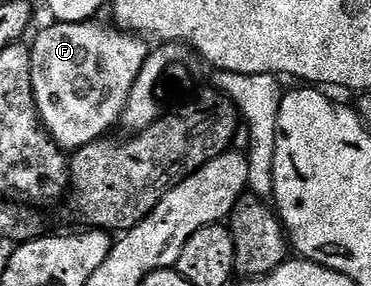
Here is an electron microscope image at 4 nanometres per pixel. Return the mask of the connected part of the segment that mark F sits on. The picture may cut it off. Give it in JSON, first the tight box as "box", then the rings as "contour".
{"box":[29,22,148,150],"contour":[[[87,22],[84,24],[60,24],[51,23],[51,28],[46,28],[38,37],[34,44],[29,45],[30,61],[32,62],[32,90],[34,91],[34,101],[38,107],[38,117],[42,119],[42,124],[46,128],[46,133],[54,139],[55,144],[63,150],[77,150],[83,148],[85,144],[90,144],[94,140],[101,140],[107,135],[106,131],[110,127],[117,125],[122,119],[122,112],[125,110],[129,95],[132,94],[133,84],[141,72],[141,68],[146,62],[148,55],[147,41],[137,34],[131,34],[125,30],[119,30],[117,27],[109,26],[105,28],[99,22]]]}

